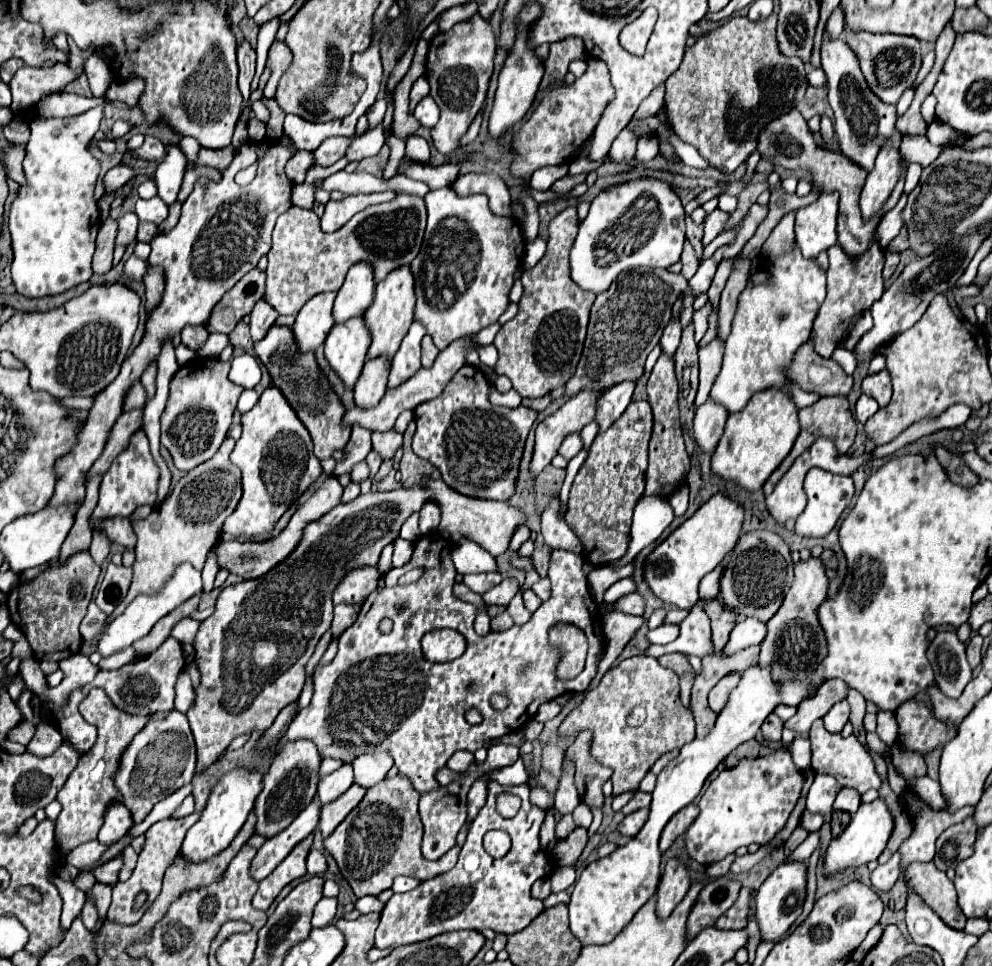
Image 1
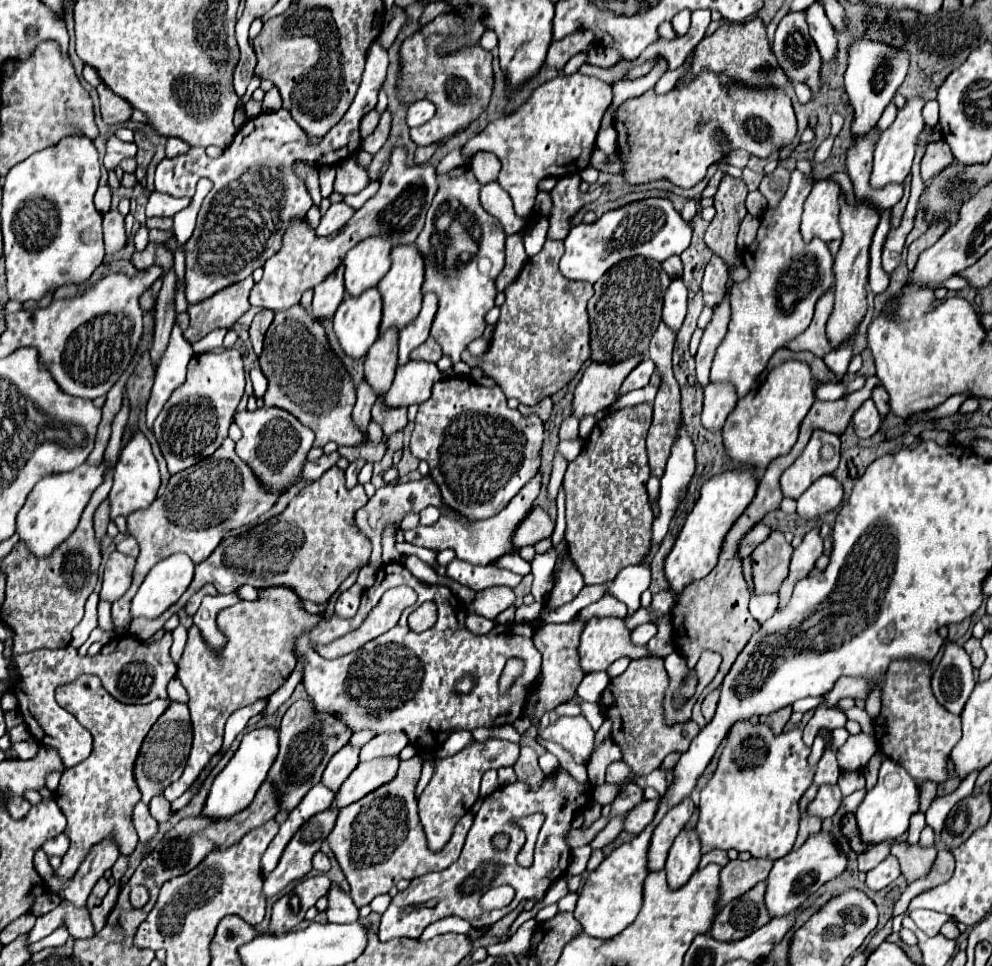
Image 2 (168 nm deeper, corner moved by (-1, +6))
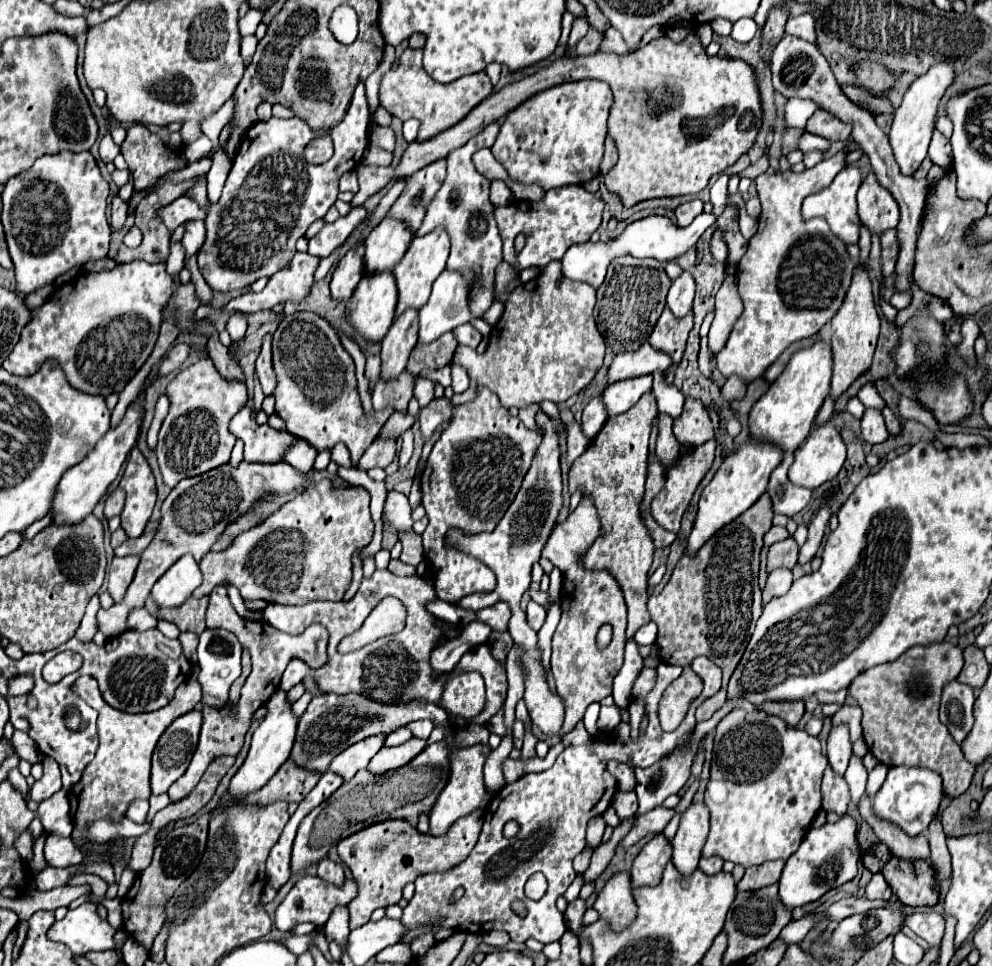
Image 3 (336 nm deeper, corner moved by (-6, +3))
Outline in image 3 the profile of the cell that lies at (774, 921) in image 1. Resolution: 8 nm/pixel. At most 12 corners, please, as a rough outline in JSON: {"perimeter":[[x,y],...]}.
{"perimeter":[[858,821],[812,827],[780,877],[788,909],[856,877]]}

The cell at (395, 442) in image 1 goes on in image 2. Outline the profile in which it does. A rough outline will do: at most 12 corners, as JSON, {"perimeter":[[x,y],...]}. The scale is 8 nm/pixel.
{"perimeter":[[383,402],[373,406],[385,438],[403,430],[407,424],[407,408],[385,410]]}

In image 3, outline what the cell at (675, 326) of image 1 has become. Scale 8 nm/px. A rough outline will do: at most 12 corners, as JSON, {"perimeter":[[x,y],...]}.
{"perimeter":[[684,271],[668,291],[676,317],[692,309],[694,277]]}

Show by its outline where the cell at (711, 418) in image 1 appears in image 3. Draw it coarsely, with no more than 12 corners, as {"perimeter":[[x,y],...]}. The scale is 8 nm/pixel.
{"perimeter":[[728,377],[720,389],[724,401],[742,399],[746,383],[740,377]]}

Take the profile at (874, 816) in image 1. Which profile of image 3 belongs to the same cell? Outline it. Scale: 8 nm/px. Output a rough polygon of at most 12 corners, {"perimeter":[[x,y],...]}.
{"perimeter":[[890,767],[874,813],[914,837],[944,797],[932,769]]}

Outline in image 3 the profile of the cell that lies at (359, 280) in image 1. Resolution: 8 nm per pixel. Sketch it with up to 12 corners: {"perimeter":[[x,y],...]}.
{"perimeter":[[384,217],[366,239],[366,273],[394,269],[414,239]]}

